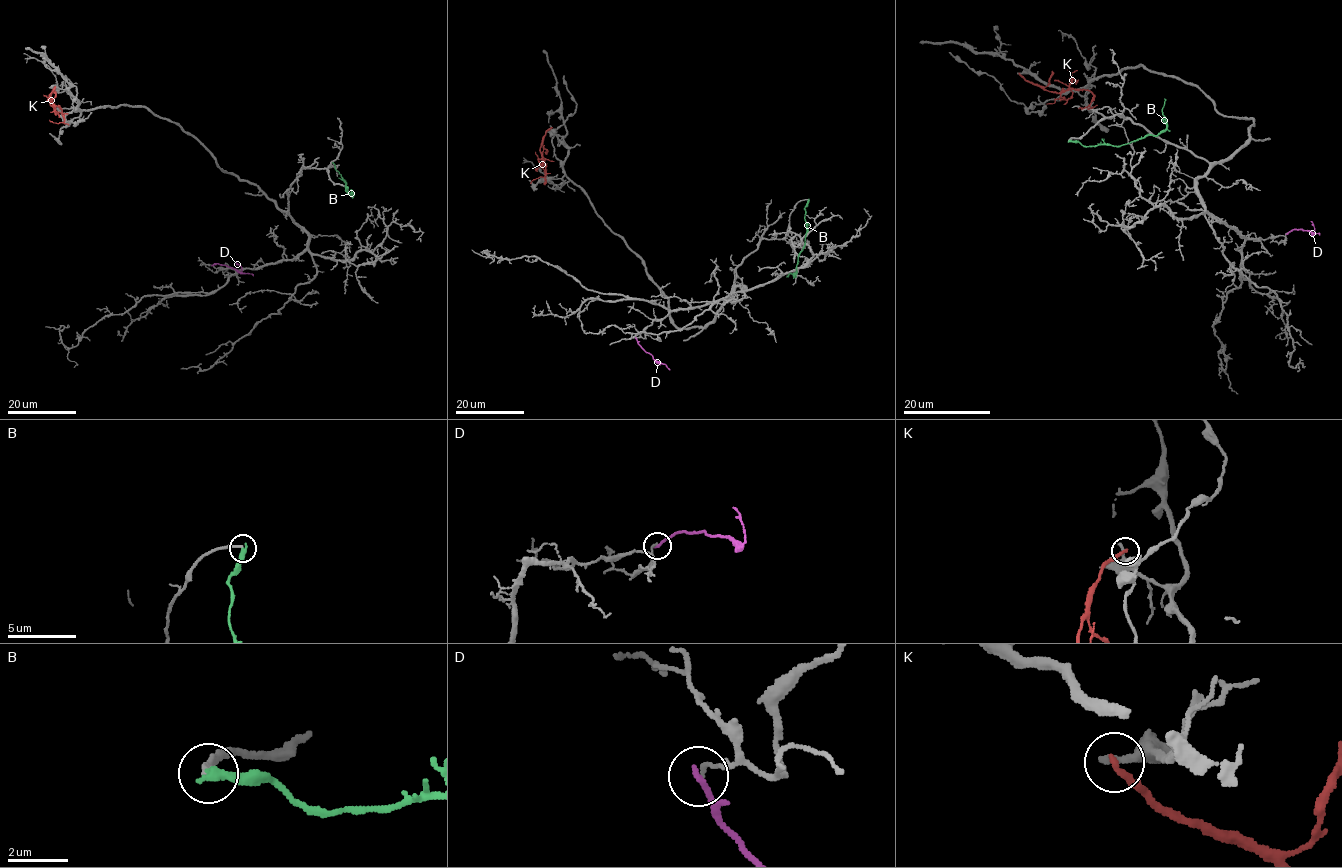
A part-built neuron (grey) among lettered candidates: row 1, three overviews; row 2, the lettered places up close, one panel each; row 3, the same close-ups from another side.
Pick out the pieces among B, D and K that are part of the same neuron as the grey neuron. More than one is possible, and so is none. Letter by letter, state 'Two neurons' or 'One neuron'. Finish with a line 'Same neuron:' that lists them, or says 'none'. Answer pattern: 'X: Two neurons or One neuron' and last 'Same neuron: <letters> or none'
B: Two neurons
D: Two neurons
K: Two neurons
Same neuron: none

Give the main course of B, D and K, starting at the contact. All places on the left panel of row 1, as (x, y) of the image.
B: (347, 187), (347, 193), (353, 197), (332, 162)
D: (212, 265), (223, 264), (253, 276)
K: (55, 87), (50, 104), (61, 108), (64, 121), (49, 121)

